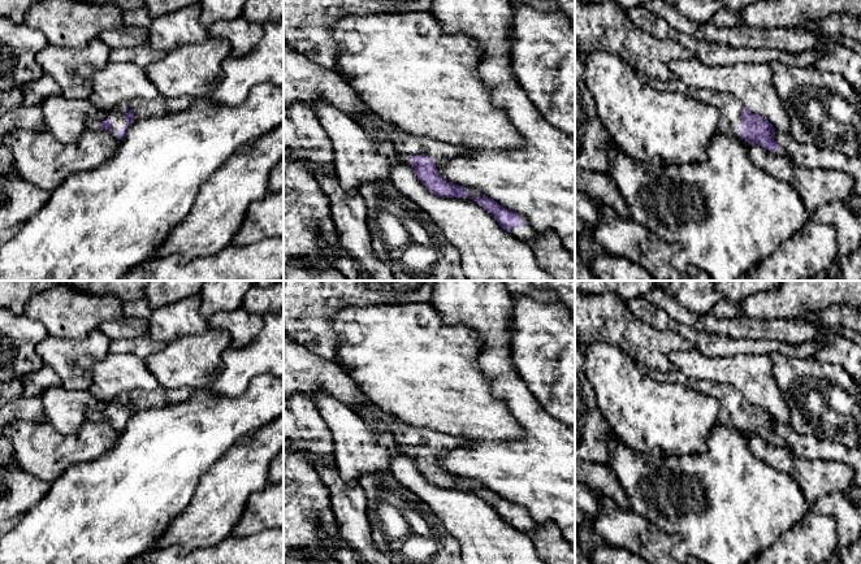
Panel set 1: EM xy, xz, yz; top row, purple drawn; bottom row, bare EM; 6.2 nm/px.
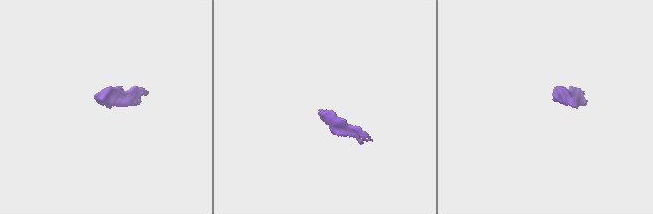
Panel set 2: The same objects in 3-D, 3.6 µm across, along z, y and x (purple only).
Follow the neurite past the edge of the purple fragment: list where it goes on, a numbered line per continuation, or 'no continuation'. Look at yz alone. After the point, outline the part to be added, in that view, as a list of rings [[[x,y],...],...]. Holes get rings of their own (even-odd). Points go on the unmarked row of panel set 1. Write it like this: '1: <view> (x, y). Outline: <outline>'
1: yz (730, 412). Outline: [[[687,378],[684,385],[693,391],[713,396],[719,403],[718,422],[736,425],[741,418],[743,395],[728,383]]]

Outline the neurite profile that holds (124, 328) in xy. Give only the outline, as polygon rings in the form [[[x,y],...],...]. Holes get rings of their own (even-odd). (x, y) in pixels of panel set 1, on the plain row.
[[[139,317],[105,321],[99,330],[111,340],[139,338],[148,334],[148,322]]]

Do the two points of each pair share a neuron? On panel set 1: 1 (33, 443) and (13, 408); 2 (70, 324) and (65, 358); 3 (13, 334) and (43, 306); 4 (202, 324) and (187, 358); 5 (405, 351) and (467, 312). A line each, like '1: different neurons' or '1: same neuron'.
1: different neurons
2: different neurons
3: different neurons
4: different neurons
5: different neurons

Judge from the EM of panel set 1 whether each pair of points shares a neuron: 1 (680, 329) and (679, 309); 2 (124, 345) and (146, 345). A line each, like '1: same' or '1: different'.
1: different
2: same

